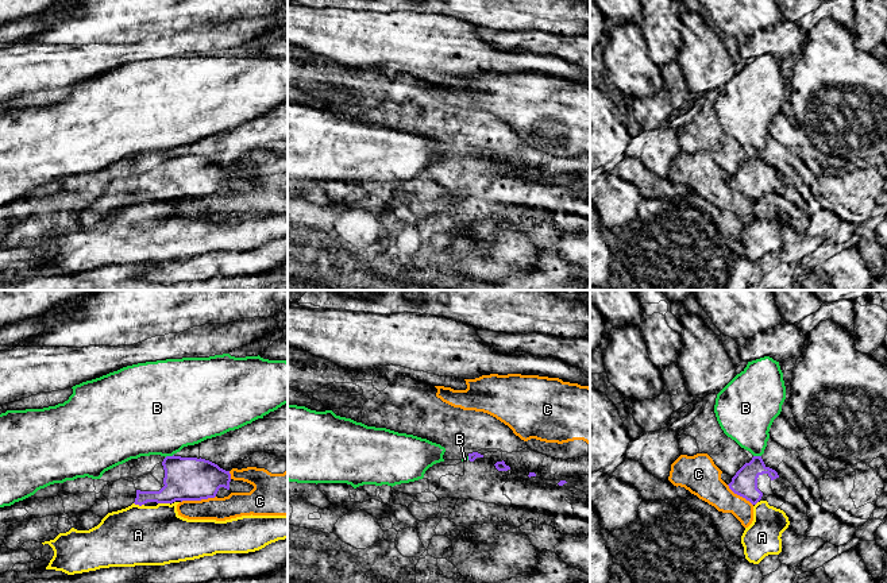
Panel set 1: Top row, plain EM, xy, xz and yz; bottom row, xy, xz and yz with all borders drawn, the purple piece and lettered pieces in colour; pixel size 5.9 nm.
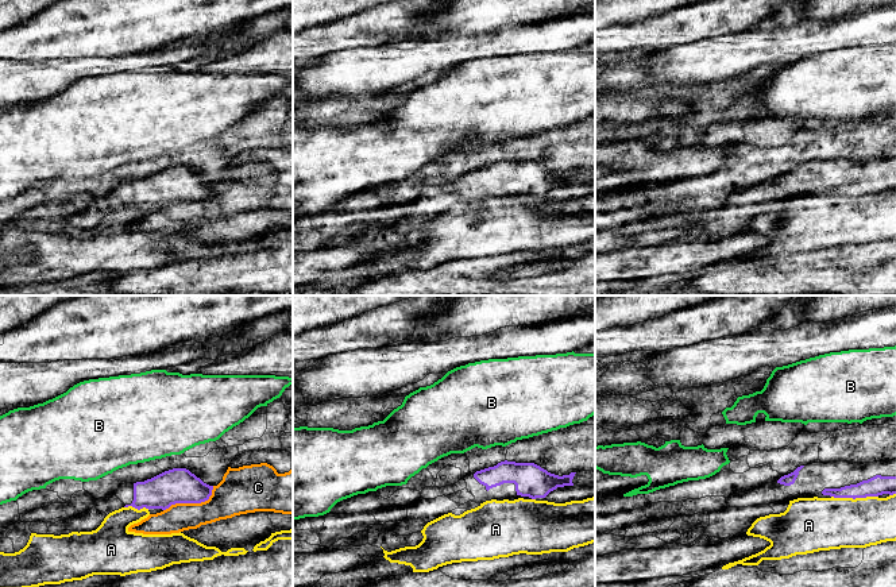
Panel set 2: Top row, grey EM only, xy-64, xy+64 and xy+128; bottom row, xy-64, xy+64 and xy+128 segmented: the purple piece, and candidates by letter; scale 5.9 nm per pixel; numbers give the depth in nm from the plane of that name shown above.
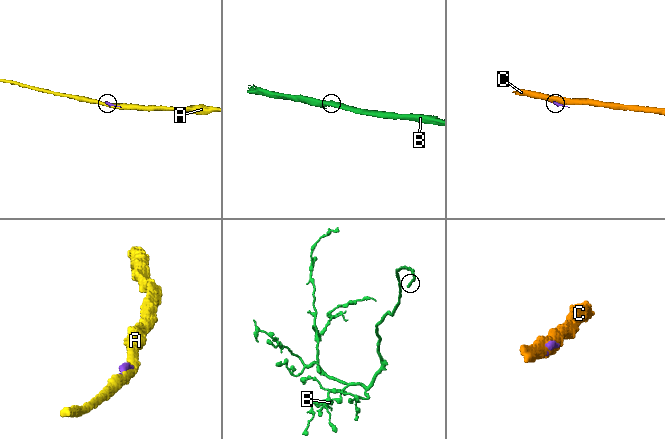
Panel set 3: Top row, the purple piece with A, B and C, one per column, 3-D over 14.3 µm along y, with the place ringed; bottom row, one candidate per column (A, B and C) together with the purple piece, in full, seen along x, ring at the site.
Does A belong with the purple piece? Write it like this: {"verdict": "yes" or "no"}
{"verdict": "no"}

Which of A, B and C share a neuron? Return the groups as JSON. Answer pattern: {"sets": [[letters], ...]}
{"sets": [["A"], ["B"], ["C"]]}

